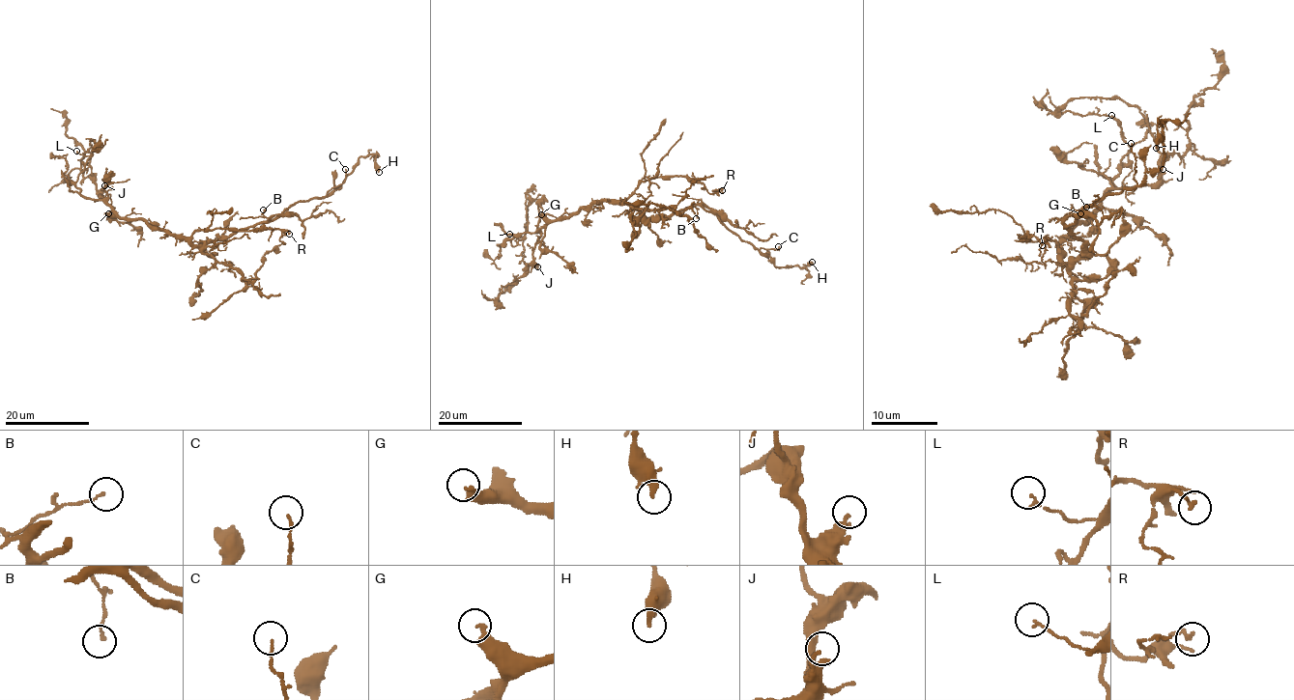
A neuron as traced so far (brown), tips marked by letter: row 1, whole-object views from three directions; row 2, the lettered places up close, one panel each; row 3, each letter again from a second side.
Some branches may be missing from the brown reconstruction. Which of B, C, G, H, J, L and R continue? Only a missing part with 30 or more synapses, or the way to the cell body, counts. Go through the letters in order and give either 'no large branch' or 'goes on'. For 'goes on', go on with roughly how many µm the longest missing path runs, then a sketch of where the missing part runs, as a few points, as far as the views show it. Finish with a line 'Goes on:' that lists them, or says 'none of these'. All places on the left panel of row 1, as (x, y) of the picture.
B: no large branch
C: no large branch
G: goes on | 150 µm | (108, 213), (67, 208), (27, 162), (6, 157), (83, 32), (114, 30)
H: no large branch
J: no large branch
L: no large branch
R: no large branch
Goes on: G

